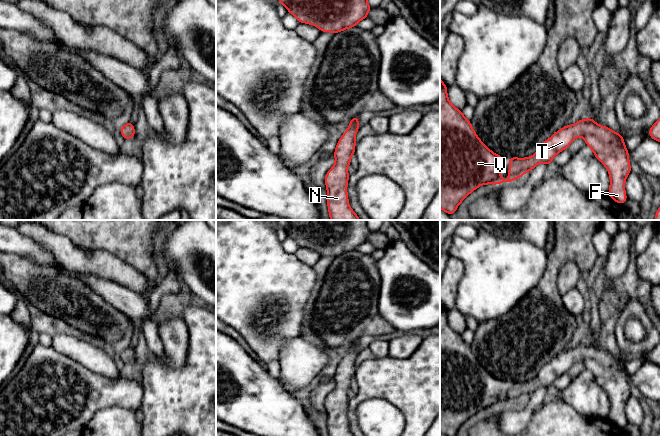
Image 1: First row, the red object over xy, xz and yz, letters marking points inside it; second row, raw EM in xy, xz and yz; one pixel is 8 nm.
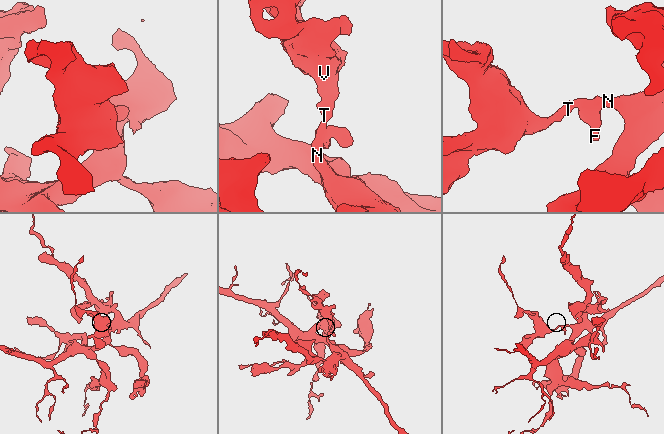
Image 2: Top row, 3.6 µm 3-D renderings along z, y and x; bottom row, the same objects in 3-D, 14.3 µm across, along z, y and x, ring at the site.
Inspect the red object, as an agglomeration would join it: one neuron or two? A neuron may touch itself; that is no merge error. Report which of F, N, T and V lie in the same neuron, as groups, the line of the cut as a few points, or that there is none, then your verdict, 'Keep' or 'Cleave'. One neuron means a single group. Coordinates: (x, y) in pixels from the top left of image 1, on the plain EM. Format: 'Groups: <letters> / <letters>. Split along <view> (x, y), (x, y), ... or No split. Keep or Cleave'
Groups: F N T V. No split. Keep

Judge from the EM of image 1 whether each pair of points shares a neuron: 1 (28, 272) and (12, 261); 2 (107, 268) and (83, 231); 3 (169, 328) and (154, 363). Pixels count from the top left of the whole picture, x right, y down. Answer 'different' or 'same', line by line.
1: same
2: different
3: different

